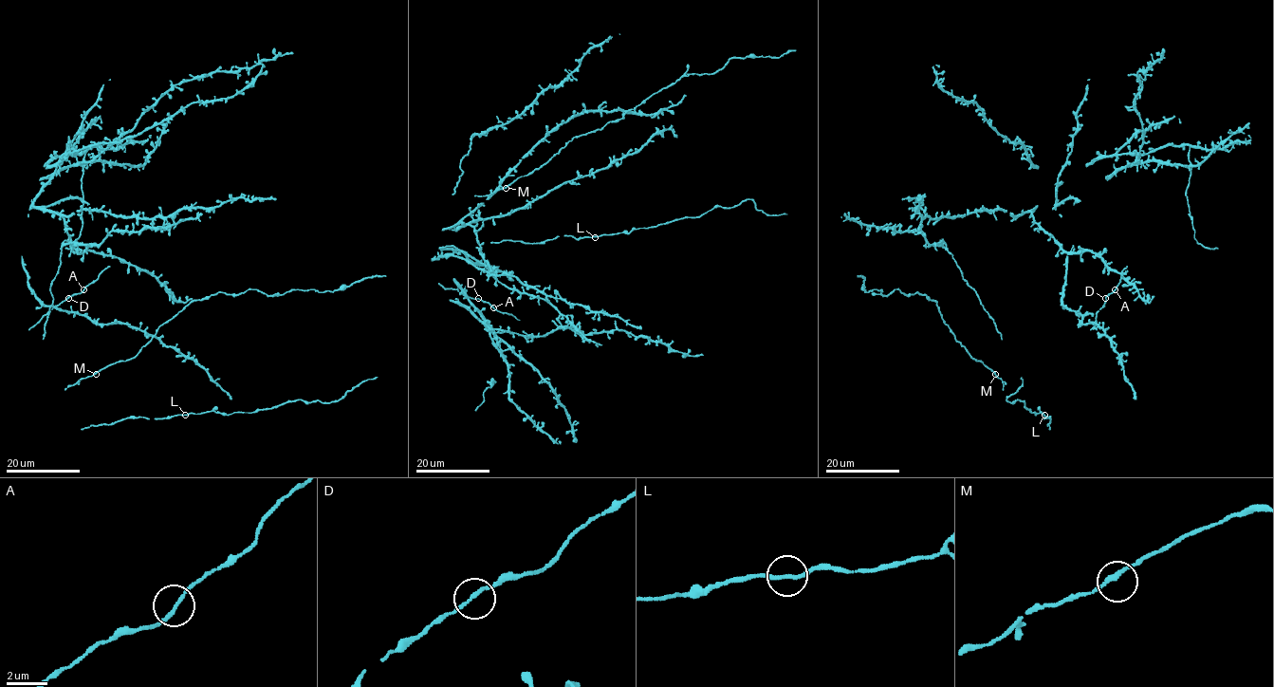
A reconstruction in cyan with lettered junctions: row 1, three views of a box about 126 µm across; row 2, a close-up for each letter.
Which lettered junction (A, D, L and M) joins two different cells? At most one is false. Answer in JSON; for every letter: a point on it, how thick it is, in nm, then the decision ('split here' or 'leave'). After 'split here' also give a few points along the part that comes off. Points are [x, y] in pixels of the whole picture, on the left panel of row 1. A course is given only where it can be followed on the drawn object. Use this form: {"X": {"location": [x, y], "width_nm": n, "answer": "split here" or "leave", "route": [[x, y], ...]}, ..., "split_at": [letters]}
{"A": {"location": [83, 289], "width_nm": 170, "answer": "leave"}, "D": {"location": [68, 298], "width_nm": 150, "answer": "leave"}, "L": {"location": [185, 415], "width_nm": 170, "answer": "leave"}, "M": {"location": [96, 374], "width_nm": 180, "answer": "leave"}, "split_at": []}

